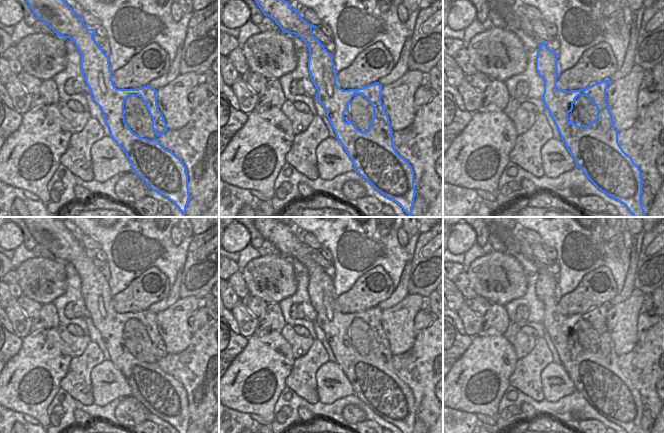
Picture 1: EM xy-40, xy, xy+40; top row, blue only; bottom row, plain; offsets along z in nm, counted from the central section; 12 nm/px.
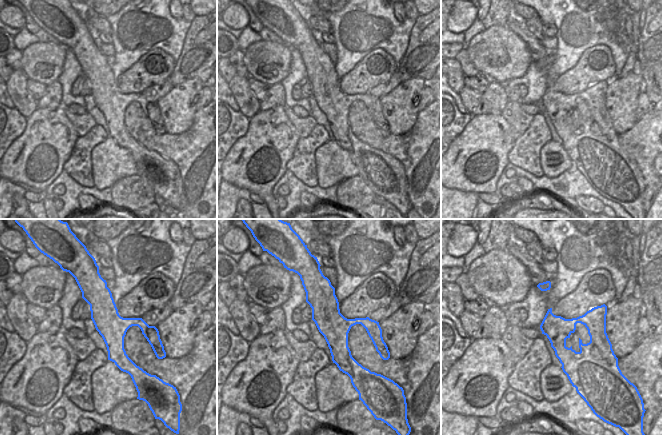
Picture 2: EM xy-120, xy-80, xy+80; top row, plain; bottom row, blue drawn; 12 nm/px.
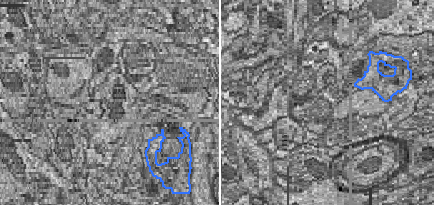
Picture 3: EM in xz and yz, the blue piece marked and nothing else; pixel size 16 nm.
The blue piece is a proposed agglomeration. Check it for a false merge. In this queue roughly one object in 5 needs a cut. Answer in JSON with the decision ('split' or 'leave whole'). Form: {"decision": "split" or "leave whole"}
{"decision": "leave whole"}

